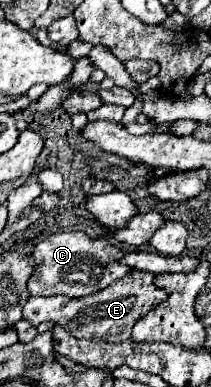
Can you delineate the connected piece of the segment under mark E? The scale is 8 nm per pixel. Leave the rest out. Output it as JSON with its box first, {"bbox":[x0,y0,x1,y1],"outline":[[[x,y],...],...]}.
{"bbox":[24,270,166,342],"outline":[[[130,270],[130,274],[112,282],[112,286],[108,286],[92,296],[30,298],[24,306],[24,320],[34,322],[34,326],[38,326],[44,320],[54,320],[62,328],[66,328],[74,338],[100,338],[104,342],[124,342],[130,338],[132,326],[148,310],[158,306],[164,298],[166,298],[166,294],[162,290],[156,290],[156,286],[154,286],[154,274],[148,274],[144,270]]]}

